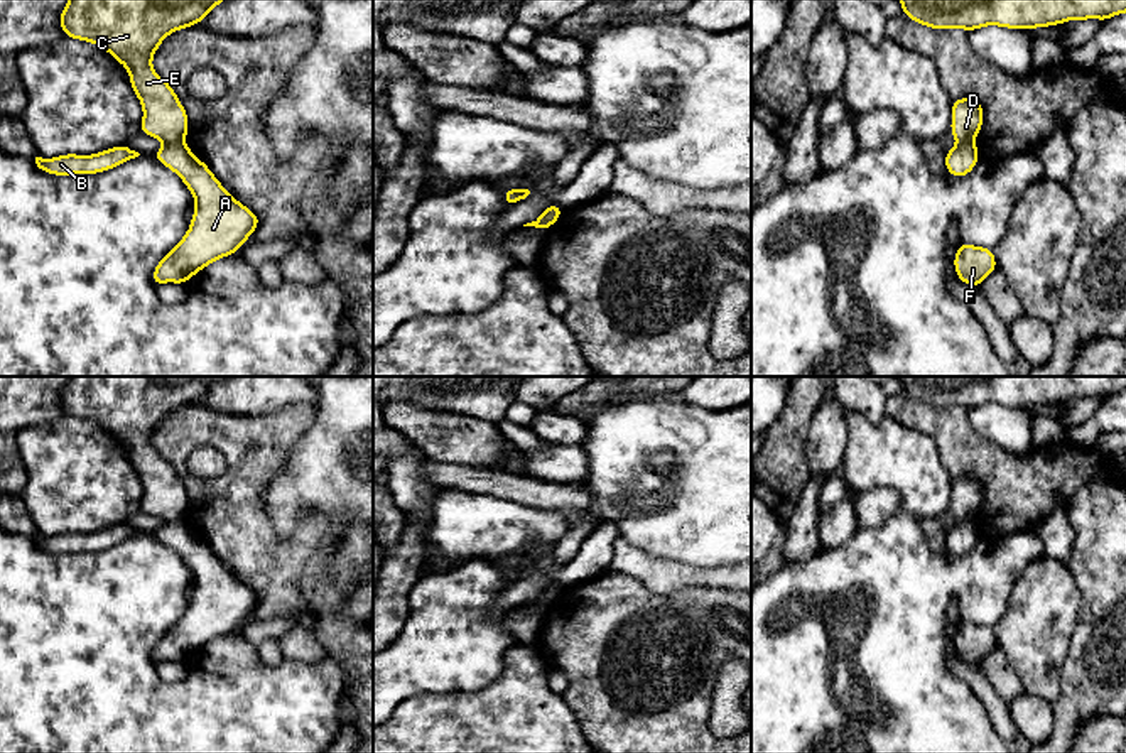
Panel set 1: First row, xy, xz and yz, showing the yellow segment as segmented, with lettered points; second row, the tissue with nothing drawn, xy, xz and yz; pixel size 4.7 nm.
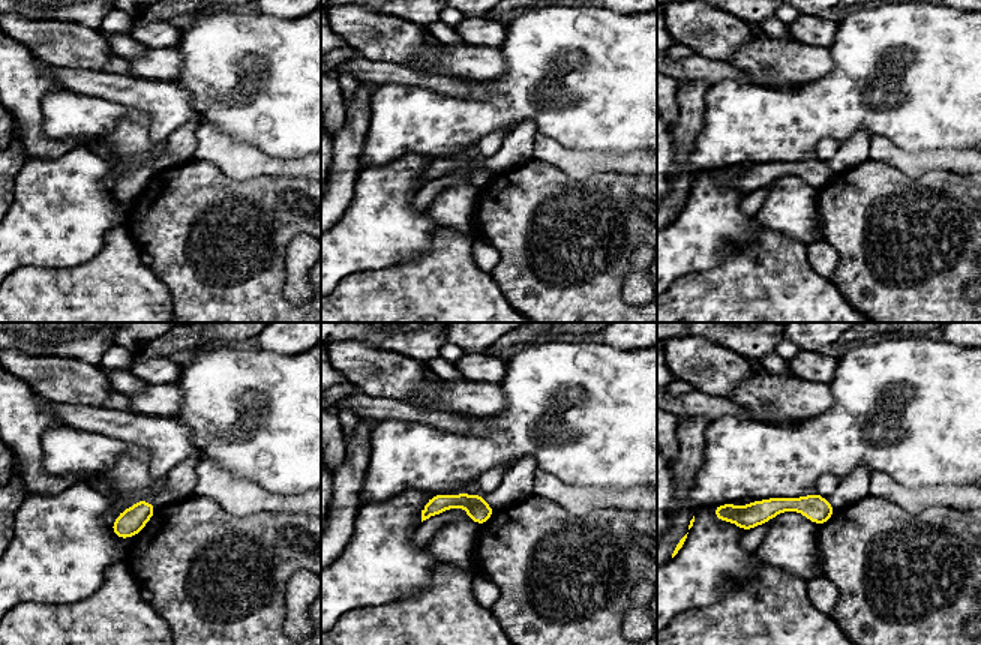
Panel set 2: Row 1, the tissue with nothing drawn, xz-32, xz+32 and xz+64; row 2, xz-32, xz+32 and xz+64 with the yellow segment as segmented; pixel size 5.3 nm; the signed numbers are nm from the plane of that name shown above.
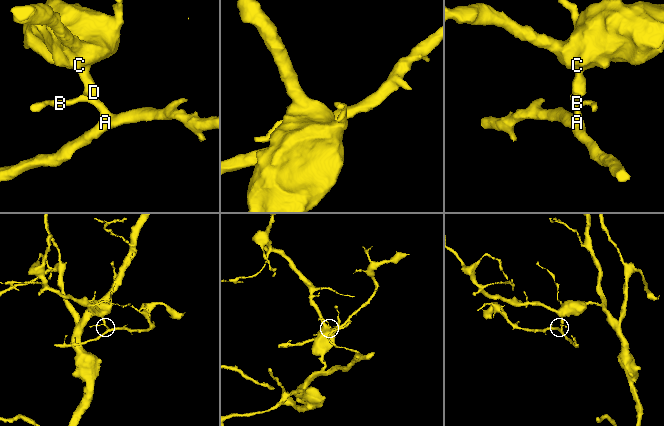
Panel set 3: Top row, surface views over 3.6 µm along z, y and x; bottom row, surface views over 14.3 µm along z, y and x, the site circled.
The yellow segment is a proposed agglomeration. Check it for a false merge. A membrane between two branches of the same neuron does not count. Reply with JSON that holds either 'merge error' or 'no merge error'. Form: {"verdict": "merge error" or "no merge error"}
{"verdict": "merge error"}

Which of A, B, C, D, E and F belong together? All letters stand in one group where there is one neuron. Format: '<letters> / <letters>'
A B F / C D E

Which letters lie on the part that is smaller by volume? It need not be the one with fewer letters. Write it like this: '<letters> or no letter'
A, B, F

